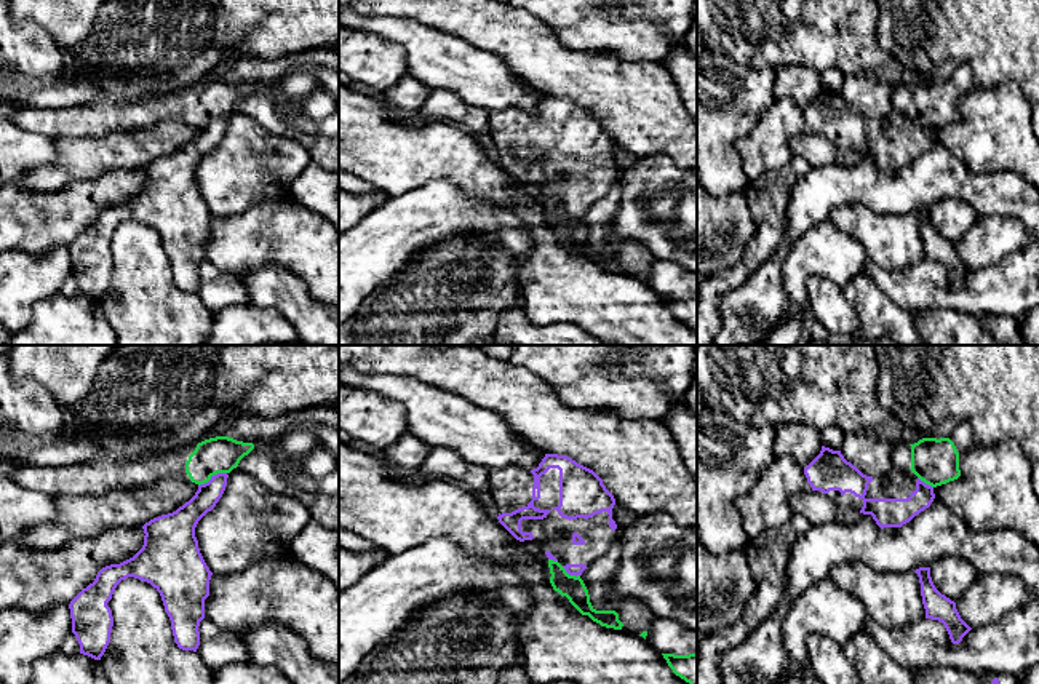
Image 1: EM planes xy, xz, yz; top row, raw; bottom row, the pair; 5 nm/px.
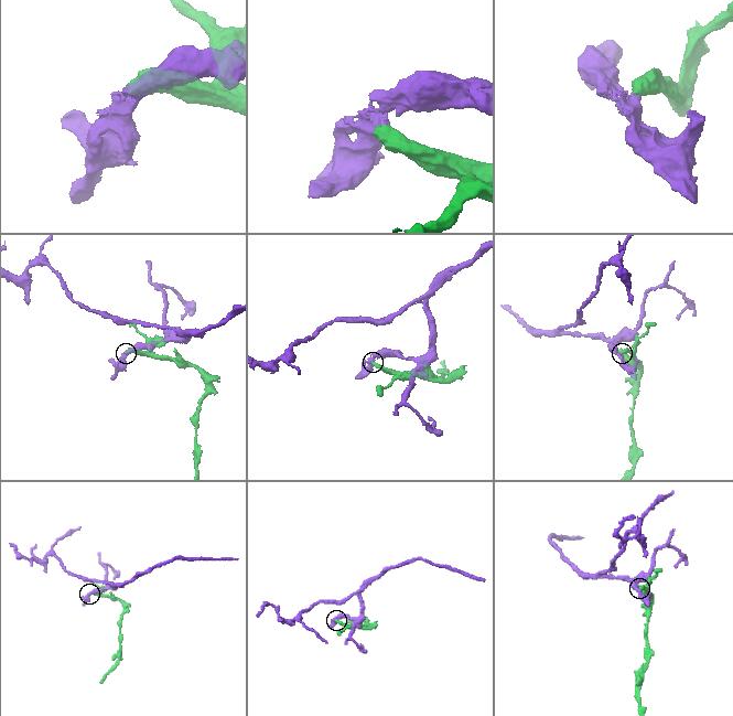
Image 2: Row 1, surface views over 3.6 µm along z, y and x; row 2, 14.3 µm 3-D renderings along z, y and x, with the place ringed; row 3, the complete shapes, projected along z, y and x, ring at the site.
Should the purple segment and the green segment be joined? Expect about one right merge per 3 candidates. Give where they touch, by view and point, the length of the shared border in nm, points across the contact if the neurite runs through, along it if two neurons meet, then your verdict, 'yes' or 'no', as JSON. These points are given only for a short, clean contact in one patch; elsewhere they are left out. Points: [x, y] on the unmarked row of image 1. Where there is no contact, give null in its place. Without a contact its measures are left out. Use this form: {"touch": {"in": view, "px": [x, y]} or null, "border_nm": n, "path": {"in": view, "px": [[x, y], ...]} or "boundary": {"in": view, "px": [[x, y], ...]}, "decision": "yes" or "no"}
{"touch": {"in": "xy", "px": [211, 119]}, "border_nm": 160, "boundary": {"in": "xy", "px": [[226, 114], [214, 115], [199, 128]]}, "decision": "no"}

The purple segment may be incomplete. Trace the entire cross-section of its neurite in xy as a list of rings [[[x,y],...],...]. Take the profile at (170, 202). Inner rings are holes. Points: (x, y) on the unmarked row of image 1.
[[[227,115],[211,118],[176,153],[145,165],[142,190],[120,206],[102,209],[94,224],[70,243],[72,275],[80,296],[94,302],[104,297],[113,268],[107,245],[117,227],[128,219],[147,224],[160,235],[174,284],[182,292],[197,294],[213,214],[200,195],[195,169],[222,139],[227,120]]]

